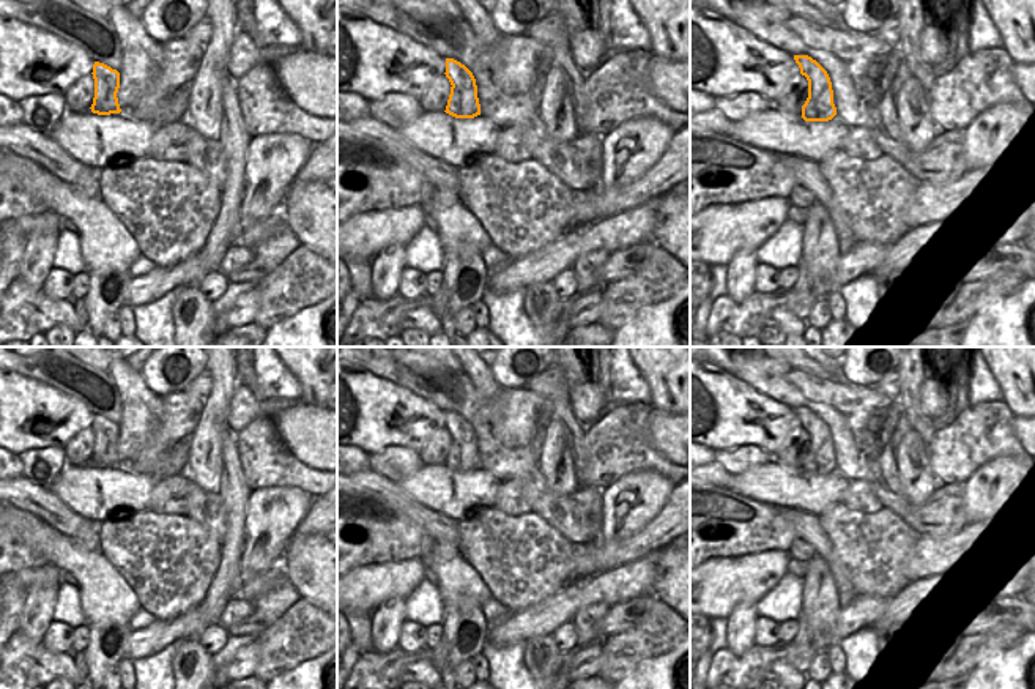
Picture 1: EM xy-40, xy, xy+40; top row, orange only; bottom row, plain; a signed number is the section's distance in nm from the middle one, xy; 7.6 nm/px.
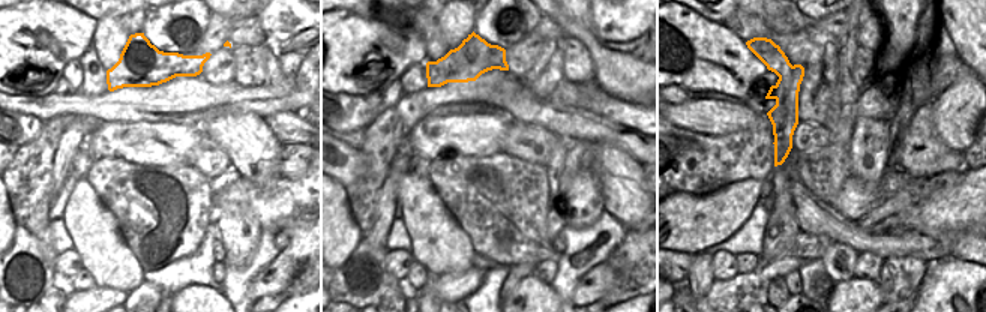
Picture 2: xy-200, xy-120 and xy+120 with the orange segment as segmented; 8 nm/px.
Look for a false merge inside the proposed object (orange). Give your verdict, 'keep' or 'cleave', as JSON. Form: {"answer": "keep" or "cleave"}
{"answer": "cleave"}

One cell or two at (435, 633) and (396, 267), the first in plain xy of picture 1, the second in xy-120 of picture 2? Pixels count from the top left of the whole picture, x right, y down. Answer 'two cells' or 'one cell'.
two cells

